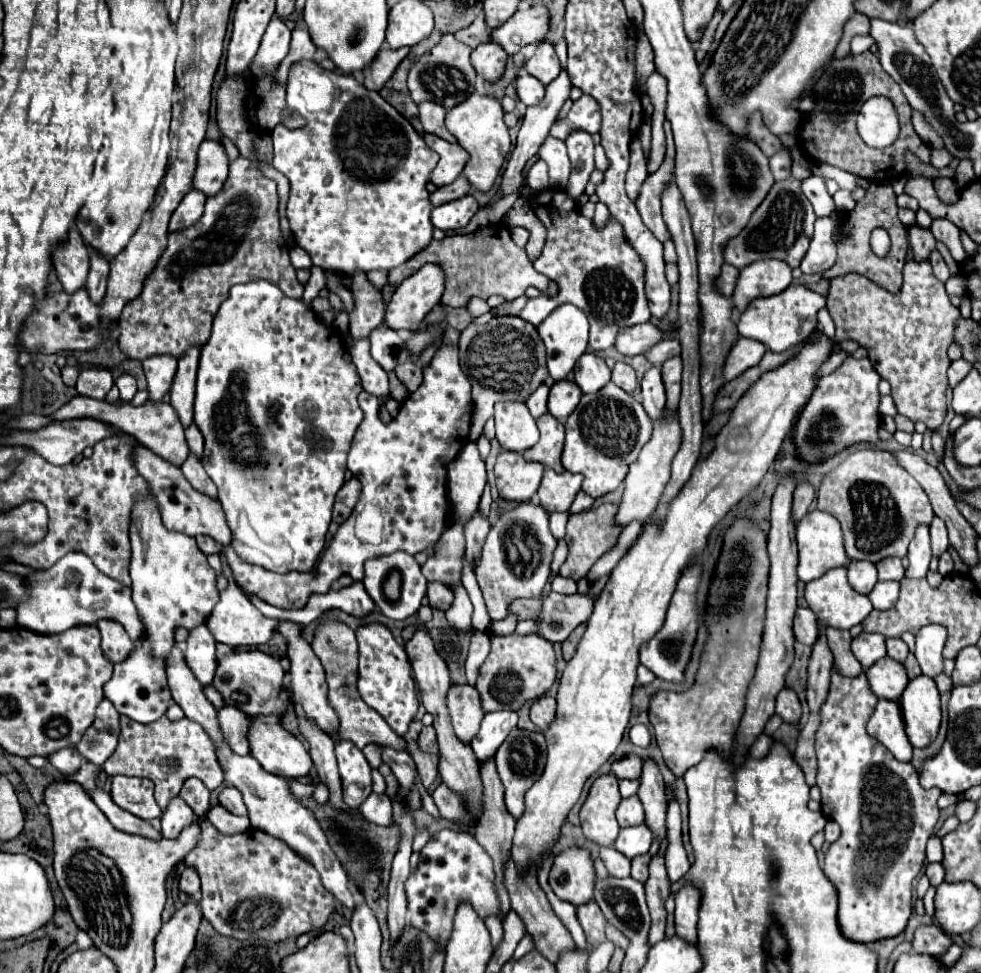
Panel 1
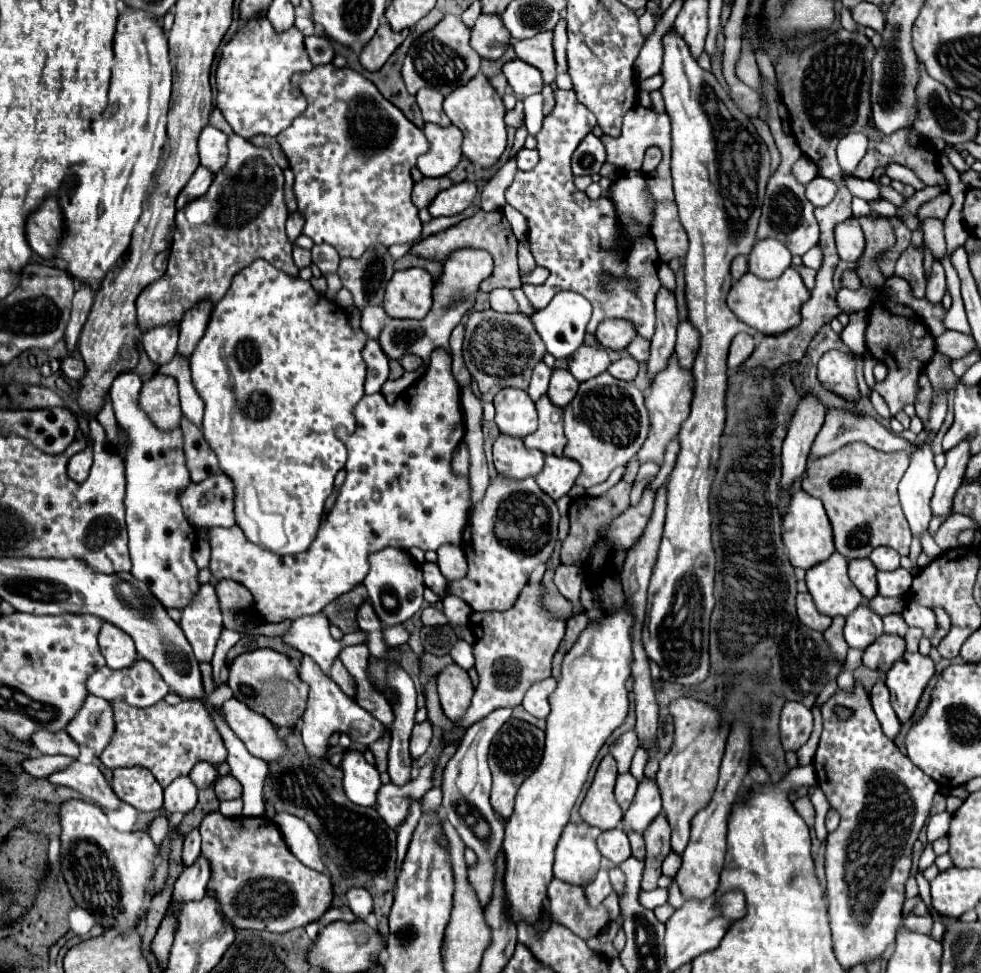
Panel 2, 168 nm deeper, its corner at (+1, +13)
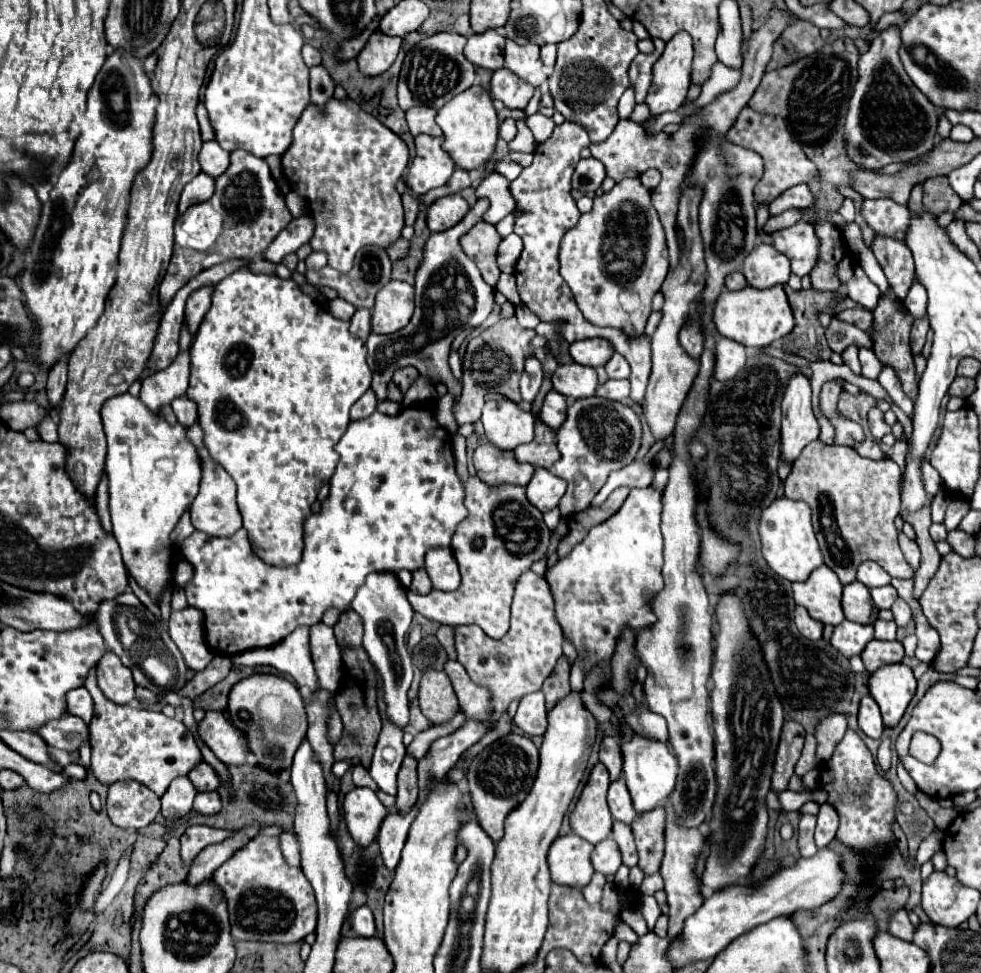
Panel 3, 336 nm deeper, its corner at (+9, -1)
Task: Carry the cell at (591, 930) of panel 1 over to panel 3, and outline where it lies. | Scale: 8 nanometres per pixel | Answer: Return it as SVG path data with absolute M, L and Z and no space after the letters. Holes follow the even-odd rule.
M595 872L591 882L583 888L583 896L589 904L597 904L601 900L601 894L603 894L603 886L605 886L605 876L601 872Z

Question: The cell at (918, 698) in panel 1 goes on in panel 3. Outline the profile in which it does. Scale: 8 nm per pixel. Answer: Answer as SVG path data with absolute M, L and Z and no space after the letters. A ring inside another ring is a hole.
M905 664L881 666L869 676L869 692L877 700L885 726L897 726L907 704L915 696L917 680Z

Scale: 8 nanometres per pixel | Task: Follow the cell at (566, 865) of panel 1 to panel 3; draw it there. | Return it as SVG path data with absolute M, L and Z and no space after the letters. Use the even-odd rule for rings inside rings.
M577 834L557 836L549 848L549 870L555 884L583 888L591 882L593 866L589 860L593 846Z

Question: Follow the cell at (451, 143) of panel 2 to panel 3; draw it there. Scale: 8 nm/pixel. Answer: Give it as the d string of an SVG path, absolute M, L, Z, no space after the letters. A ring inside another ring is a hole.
M421 134L415 138L417 156L409 170L409 186L413 194L425 194L433 188L443 186L455 170L455 162L451 156L441 148L443 138L433 138Z

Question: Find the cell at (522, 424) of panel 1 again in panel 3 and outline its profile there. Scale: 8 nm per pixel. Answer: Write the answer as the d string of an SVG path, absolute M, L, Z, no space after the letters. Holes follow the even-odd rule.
M507 398L487 400L481 422L485 426L487 440L501 450L515 450L519 444L525 444L533 438L535 416L521 410Z

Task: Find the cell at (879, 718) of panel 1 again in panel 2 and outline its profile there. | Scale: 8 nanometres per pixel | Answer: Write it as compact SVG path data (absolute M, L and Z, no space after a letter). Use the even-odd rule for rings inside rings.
M877 682L873 688L871 688L871 704L873 704L873 710L881 722L881 728L883 728L883 734L891 740L895 740L901 732L901 722L891 706L891 700L889 700L889 688L883 684L883 682Z

